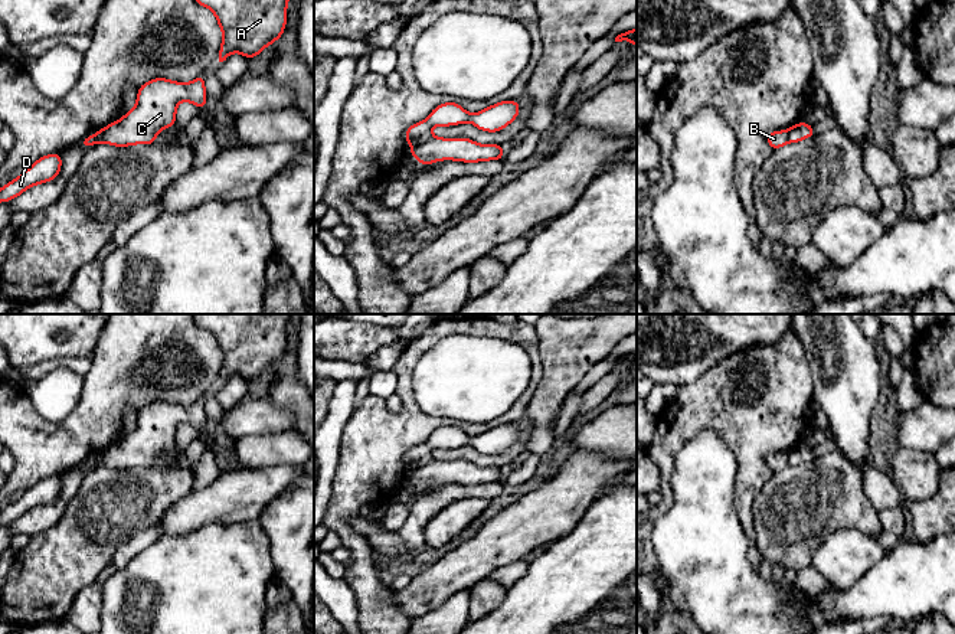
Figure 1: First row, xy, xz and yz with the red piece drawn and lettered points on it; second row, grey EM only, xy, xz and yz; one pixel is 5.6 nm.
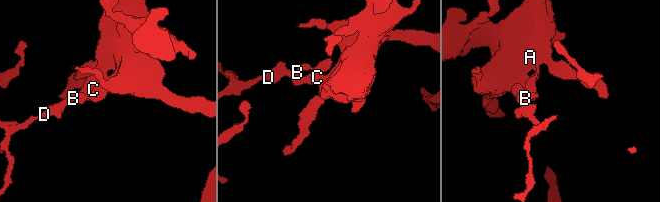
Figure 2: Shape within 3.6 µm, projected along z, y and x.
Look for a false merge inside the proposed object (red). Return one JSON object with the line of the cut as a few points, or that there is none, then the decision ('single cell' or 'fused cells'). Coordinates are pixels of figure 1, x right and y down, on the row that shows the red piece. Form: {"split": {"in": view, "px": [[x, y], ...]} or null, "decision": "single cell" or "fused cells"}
{"split": {"in": "xz", "px": [[431, 136], [425, 141], [412, 146]]}, "decision": "fused cells"}

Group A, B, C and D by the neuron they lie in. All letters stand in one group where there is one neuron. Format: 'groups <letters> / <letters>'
groups A C / B D

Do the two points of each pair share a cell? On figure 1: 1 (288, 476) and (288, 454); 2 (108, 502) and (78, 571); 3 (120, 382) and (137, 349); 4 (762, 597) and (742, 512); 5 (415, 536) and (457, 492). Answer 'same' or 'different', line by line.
1: different
2: same
3: same
4: different
5: same

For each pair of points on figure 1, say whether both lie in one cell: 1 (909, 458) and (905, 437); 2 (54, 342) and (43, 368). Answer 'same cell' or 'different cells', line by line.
1: different cells
2: different cells

